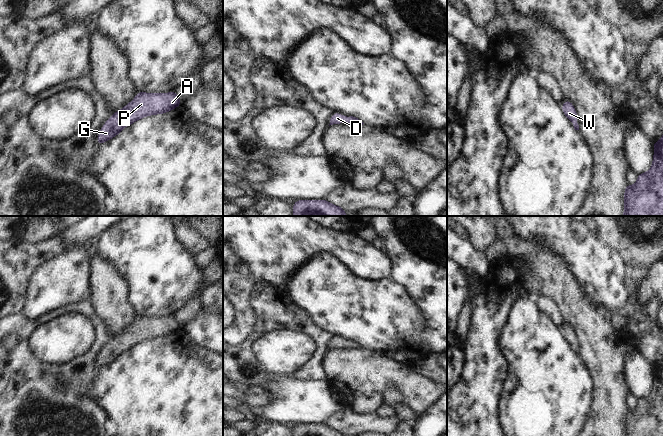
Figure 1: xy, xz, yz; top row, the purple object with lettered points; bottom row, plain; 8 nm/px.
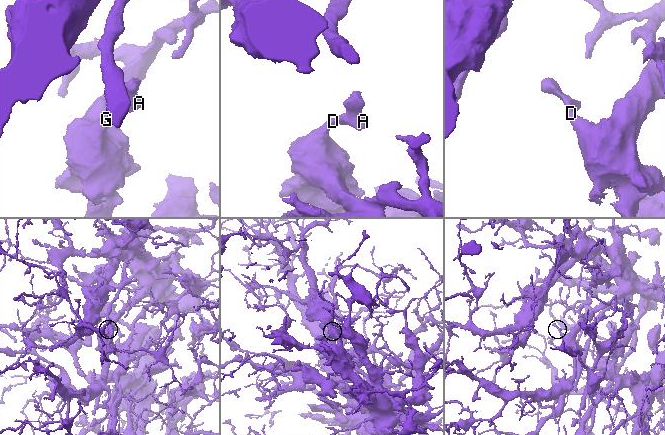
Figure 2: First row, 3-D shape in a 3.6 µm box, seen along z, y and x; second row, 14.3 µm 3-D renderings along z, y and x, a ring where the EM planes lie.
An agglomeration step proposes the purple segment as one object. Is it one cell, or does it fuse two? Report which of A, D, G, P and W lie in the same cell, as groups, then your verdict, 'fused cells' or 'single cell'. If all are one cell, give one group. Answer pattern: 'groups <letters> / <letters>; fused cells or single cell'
groups A D G P W; single cell

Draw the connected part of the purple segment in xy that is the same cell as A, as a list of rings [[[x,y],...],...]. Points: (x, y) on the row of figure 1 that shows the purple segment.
[[[137,92],[136,97],[102,126],[97,138],[98,145],[118,135],[125,126],[150,115],[167,113],[181,104],[176,92],[164,94]]]

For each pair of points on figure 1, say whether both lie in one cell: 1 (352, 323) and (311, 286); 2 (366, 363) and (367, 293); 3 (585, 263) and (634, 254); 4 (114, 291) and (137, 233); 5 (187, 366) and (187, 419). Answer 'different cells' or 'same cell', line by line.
1: same cell
2: different cells
3: different cells
4: different cells
5: same cell

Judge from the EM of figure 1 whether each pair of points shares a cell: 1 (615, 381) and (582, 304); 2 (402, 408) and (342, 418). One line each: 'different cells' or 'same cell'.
1: same cell
2: different cells

